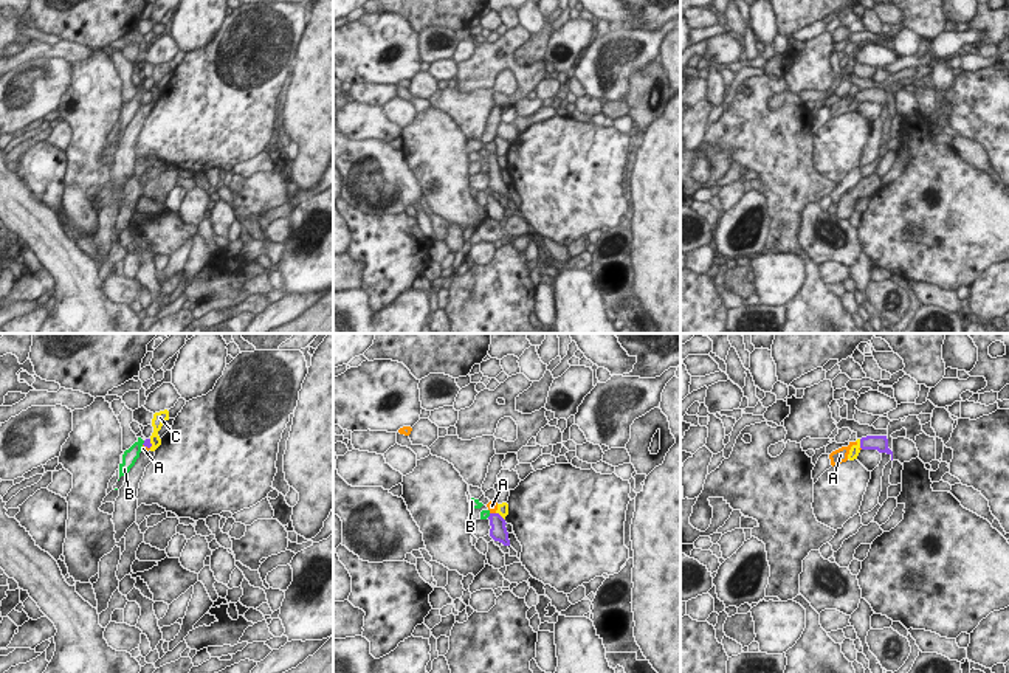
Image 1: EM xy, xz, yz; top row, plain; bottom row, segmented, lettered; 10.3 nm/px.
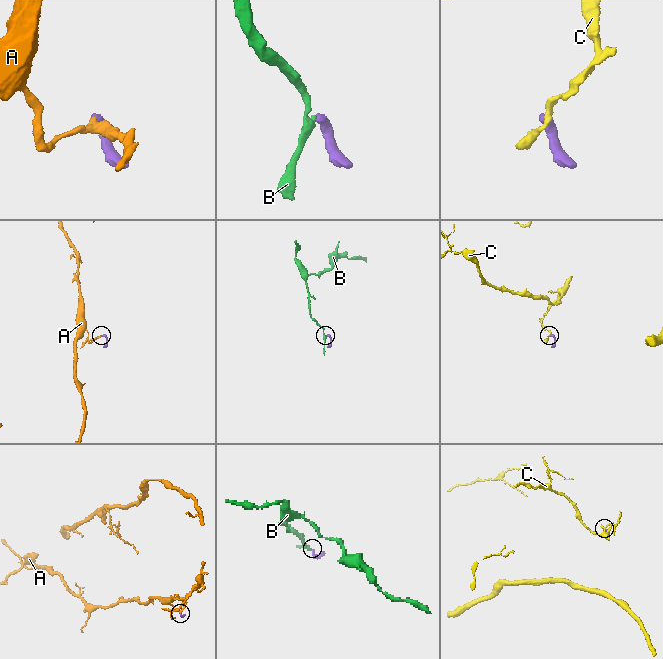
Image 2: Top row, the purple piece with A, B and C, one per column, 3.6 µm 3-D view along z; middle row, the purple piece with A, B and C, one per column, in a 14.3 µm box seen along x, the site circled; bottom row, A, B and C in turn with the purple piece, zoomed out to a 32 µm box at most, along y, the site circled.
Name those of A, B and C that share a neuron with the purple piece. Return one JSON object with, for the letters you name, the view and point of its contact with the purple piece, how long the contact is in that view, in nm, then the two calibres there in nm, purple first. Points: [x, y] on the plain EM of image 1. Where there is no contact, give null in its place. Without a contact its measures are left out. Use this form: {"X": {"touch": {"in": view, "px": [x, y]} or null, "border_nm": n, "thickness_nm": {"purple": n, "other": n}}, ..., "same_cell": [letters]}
{"A": {"touch": {"in": "xy", "px": [146, 98]}, "border_nm": 100, "thickness_nm": {"purple": 70, "other": 60}}, "same_cell": ["A"]}

